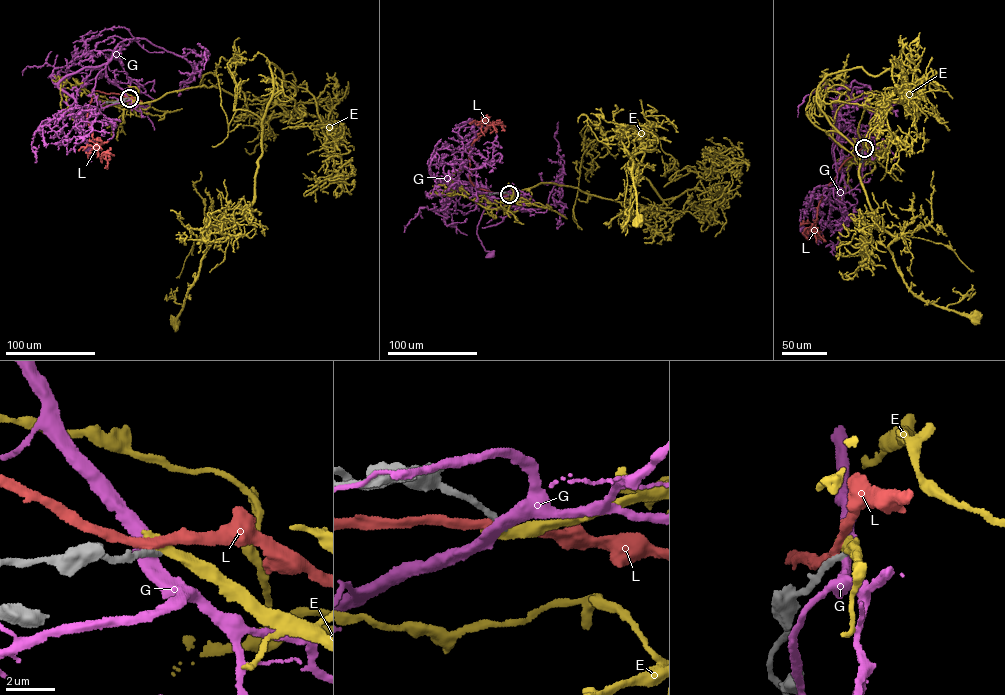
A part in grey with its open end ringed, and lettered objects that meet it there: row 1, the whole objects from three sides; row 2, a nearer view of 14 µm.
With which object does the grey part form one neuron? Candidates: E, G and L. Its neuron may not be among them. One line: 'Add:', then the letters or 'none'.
Add: none

